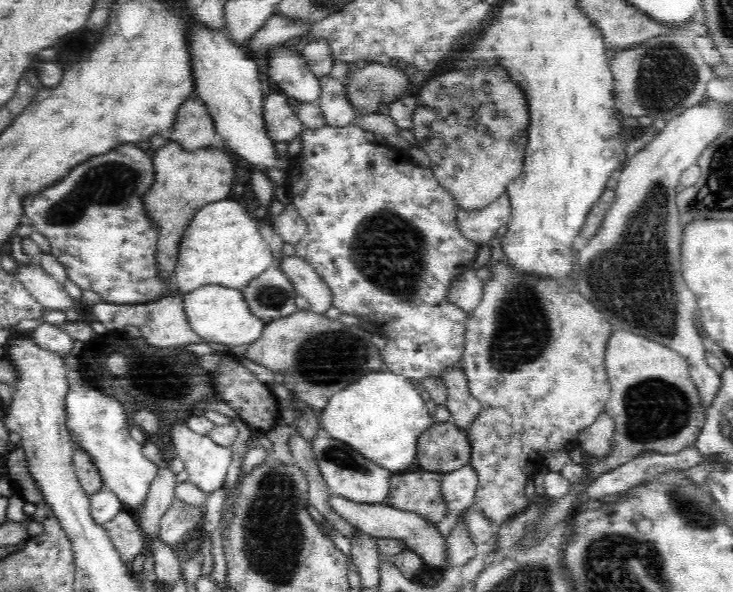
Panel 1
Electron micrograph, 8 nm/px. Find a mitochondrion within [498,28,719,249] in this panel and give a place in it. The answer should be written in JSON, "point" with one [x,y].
{"point":[666,74]}

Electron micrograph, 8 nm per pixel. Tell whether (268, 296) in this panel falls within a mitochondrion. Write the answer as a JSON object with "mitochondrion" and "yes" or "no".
{"mitochondrion":"yes"}

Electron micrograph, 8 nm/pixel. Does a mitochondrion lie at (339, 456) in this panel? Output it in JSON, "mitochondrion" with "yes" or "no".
{"mitochondrion":"yes"}

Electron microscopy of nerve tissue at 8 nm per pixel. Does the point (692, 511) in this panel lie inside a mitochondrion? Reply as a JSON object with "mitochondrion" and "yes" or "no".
{"mitochondrion":"yes"}

